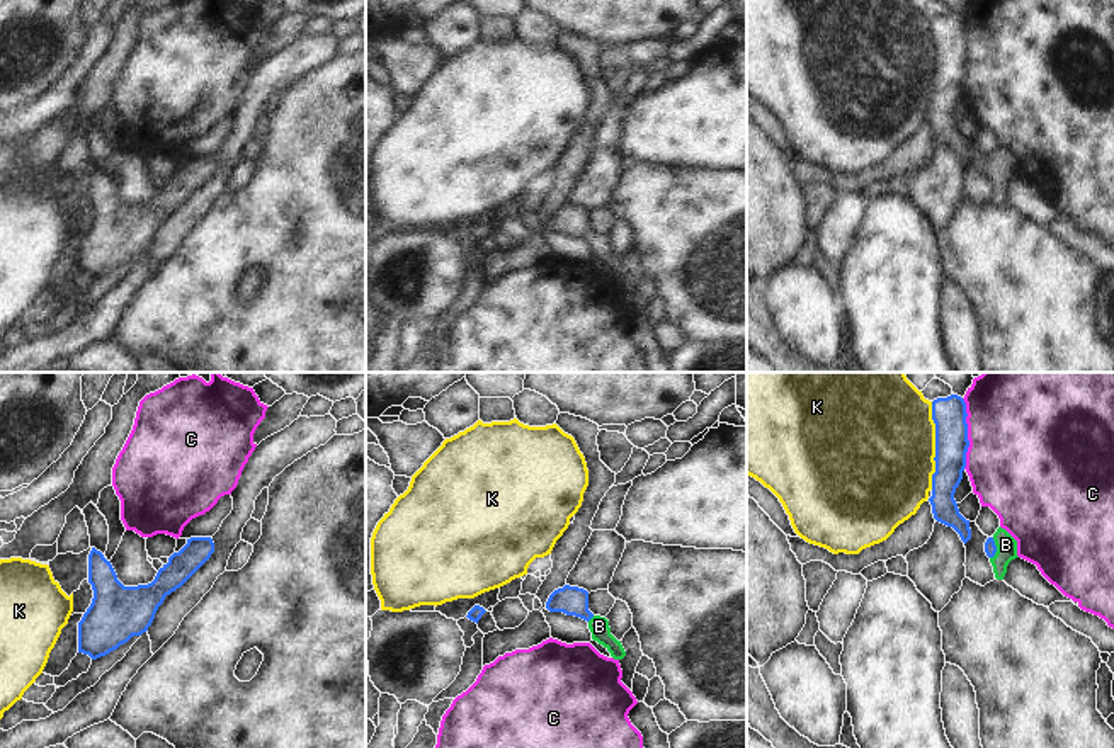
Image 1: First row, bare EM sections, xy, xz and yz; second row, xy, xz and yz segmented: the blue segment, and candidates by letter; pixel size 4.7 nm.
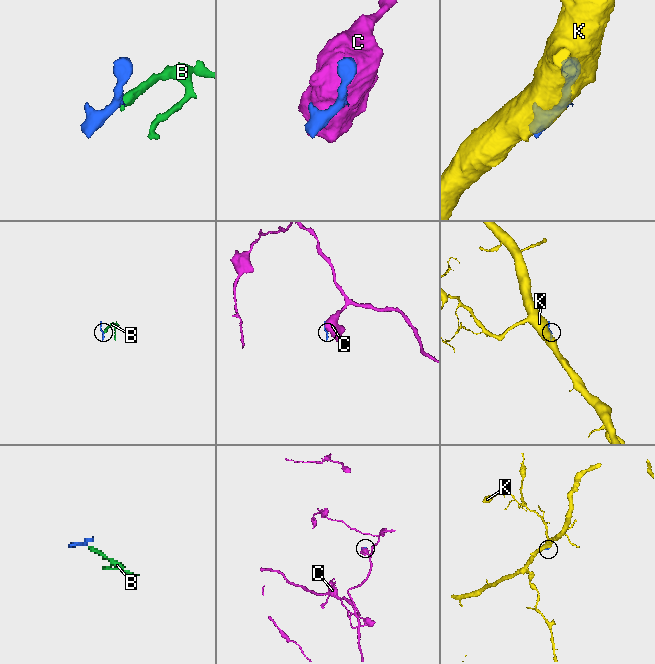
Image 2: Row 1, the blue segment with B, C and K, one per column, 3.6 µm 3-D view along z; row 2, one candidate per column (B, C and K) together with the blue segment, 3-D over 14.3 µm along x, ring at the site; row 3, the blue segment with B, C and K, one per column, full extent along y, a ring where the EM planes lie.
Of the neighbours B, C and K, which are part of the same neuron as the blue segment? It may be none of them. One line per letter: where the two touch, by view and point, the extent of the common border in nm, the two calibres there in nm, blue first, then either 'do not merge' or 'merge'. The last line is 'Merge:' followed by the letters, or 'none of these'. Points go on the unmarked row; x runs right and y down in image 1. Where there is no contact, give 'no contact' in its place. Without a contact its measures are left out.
B: meets blue in yz at (995, 167); contact 110 nm long; 60 nm thick on the blue side, 100 nm on the other; merge
C: meets blue in yz at (966, 53); contact 340 nm long; 160 nm thick on the blue side, 480 nm on the other; do not merge
K: meets blue in yz at (936, 65); contact 420 nm long; 160 nm thick on the blue side, 500 nm on the other; do not merge
Merge: B

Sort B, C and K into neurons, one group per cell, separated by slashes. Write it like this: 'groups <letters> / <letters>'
groups B / C / K

